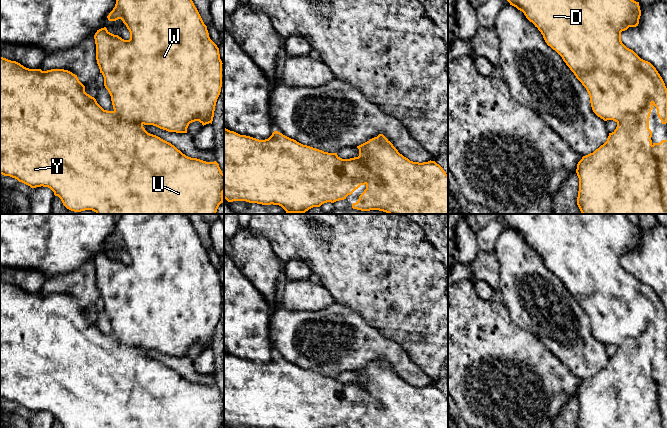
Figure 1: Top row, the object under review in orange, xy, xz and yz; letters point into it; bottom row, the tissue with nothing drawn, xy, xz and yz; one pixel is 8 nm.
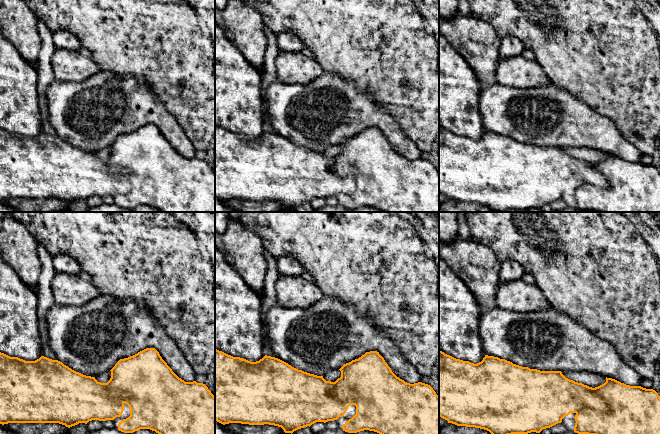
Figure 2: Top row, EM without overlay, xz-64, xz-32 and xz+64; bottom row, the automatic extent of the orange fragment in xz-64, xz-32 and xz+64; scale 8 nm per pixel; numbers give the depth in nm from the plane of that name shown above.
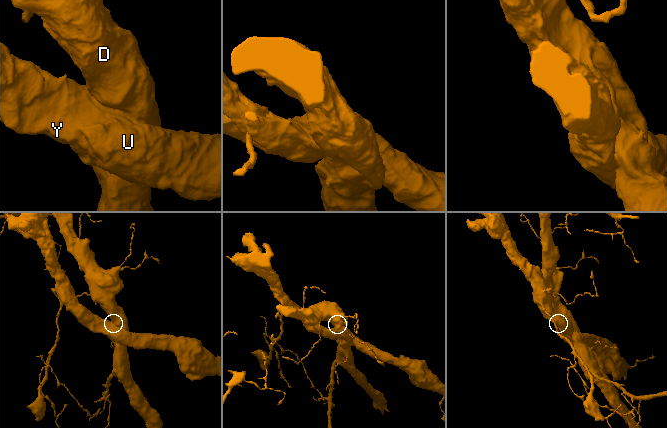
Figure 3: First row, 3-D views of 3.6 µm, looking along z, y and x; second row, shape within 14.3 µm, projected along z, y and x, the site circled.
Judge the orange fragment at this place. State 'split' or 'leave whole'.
split

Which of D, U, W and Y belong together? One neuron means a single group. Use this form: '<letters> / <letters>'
D W / U Y

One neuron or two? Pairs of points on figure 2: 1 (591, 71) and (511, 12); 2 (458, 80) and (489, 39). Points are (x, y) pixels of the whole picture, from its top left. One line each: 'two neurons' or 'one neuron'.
1: one neuron
2: two neurons

